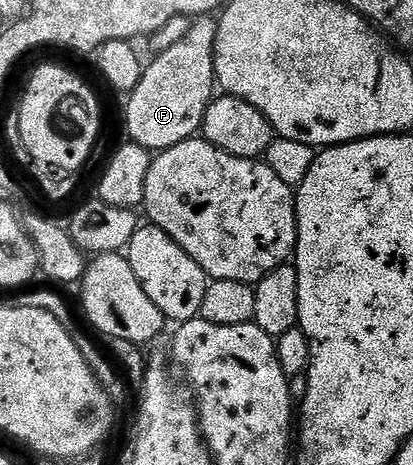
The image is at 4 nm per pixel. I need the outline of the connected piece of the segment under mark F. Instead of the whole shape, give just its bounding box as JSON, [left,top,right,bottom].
[125,16,217,153]

